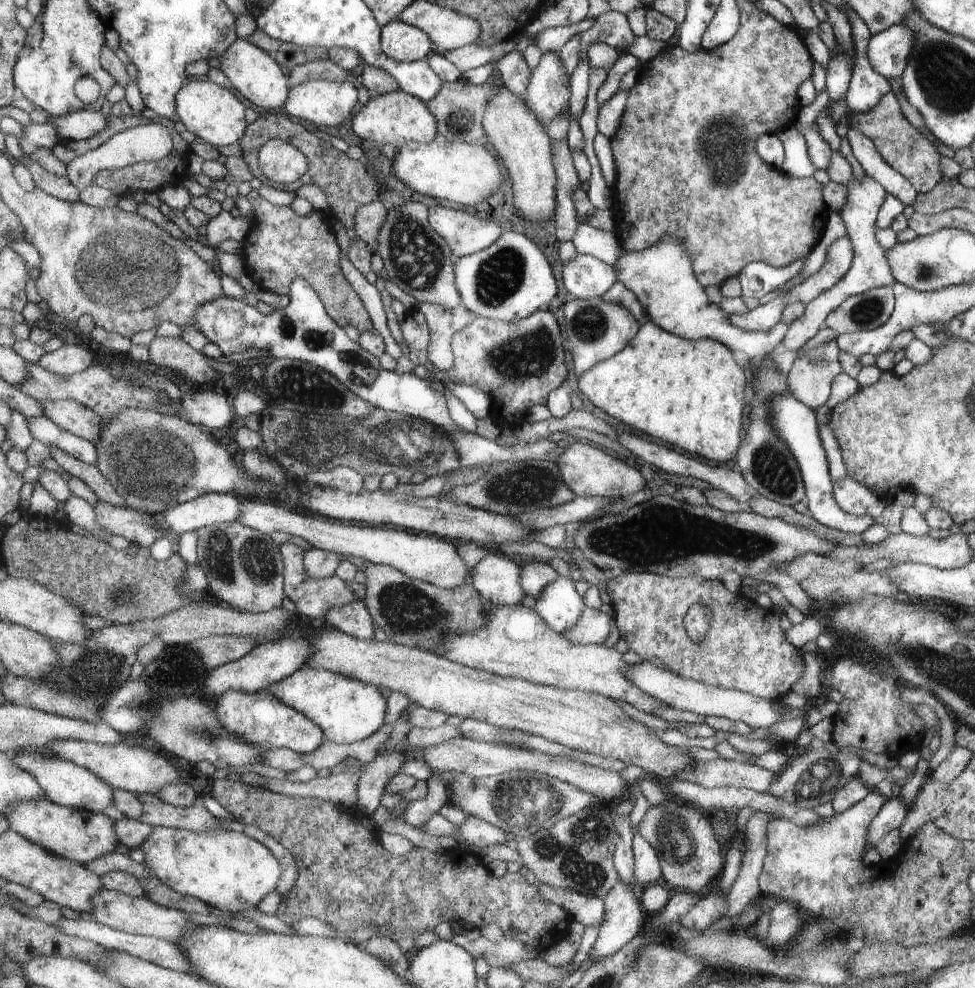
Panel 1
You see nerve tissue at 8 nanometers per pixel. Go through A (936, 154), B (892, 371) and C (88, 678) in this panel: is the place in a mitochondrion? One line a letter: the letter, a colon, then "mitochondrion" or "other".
A: other
B: other
C: mitochondrion

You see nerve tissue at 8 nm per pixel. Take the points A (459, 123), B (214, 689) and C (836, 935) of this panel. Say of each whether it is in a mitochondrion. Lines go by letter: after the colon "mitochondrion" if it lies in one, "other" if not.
A: mitochondrion
B: other
C: mitochondrion

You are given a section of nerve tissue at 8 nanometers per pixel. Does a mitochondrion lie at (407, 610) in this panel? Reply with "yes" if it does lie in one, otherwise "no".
yes

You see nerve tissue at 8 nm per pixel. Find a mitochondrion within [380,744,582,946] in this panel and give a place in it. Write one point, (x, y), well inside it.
(521, 803)

